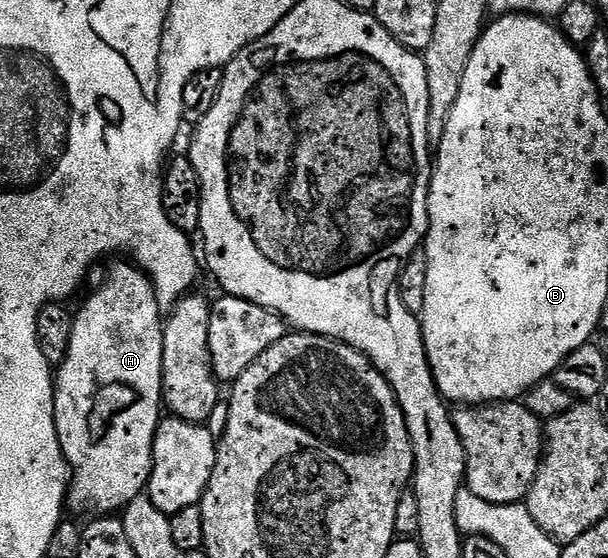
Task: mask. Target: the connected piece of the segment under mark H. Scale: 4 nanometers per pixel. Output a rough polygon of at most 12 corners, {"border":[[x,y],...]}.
{"border":[[135,262],[75,312],[54,375],[69,508],[145,494],[162,308]]}

